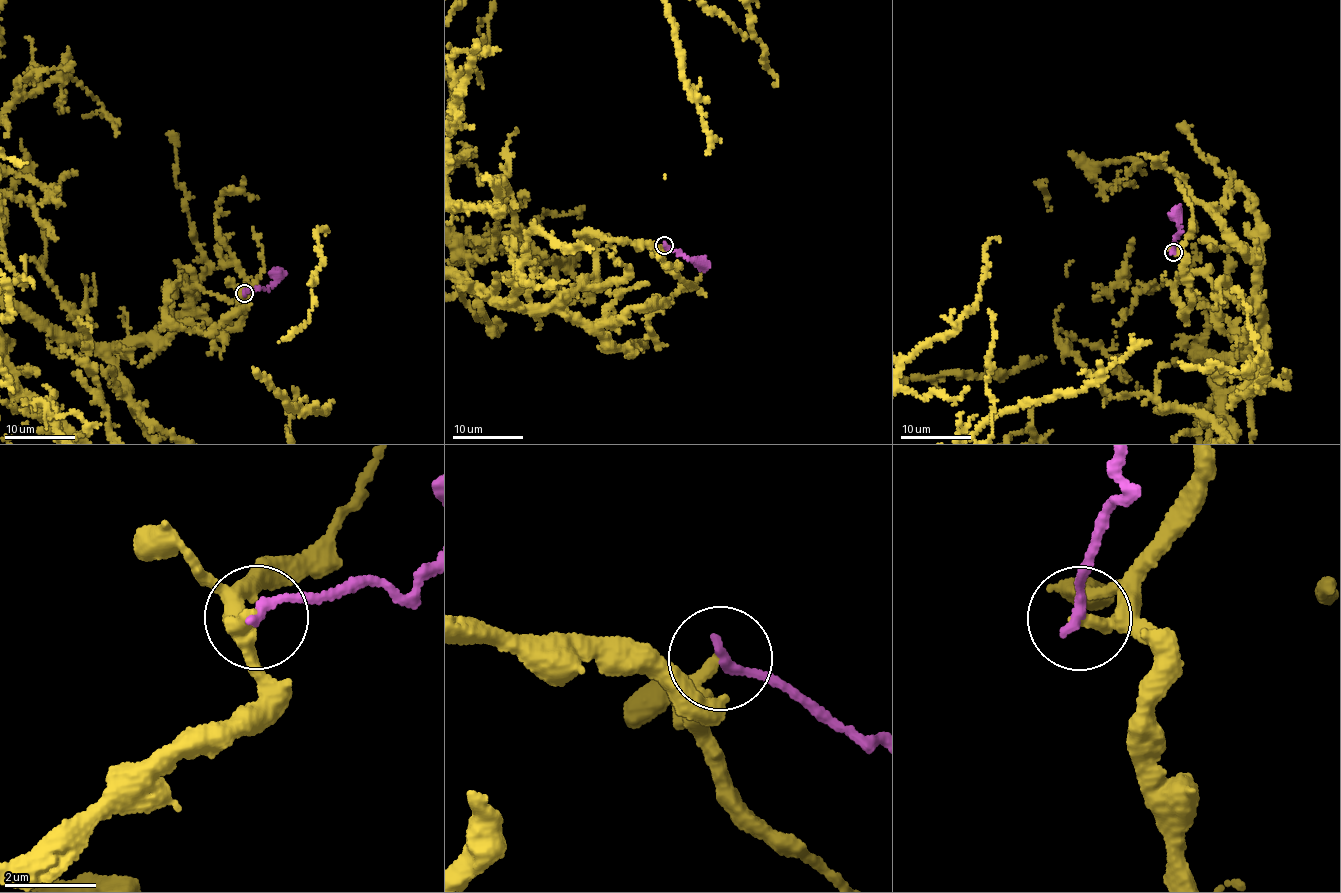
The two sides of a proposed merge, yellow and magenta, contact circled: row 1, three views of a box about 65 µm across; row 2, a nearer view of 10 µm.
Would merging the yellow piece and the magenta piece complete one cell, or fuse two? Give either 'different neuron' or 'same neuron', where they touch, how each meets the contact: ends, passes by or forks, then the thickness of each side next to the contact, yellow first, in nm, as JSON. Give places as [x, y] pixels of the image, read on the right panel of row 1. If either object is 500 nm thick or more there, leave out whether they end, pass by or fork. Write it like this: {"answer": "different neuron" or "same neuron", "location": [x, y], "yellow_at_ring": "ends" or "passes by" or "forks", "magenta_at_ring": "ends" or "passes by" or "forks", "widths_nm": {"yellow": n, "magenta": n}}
{"answer": "different neuron", "location": [1173, 252], "yellow_at_ring": "ends", "magenta_at_ring": "ends", "widths_nm": {"yellow": 320, "magenta": 240}}

